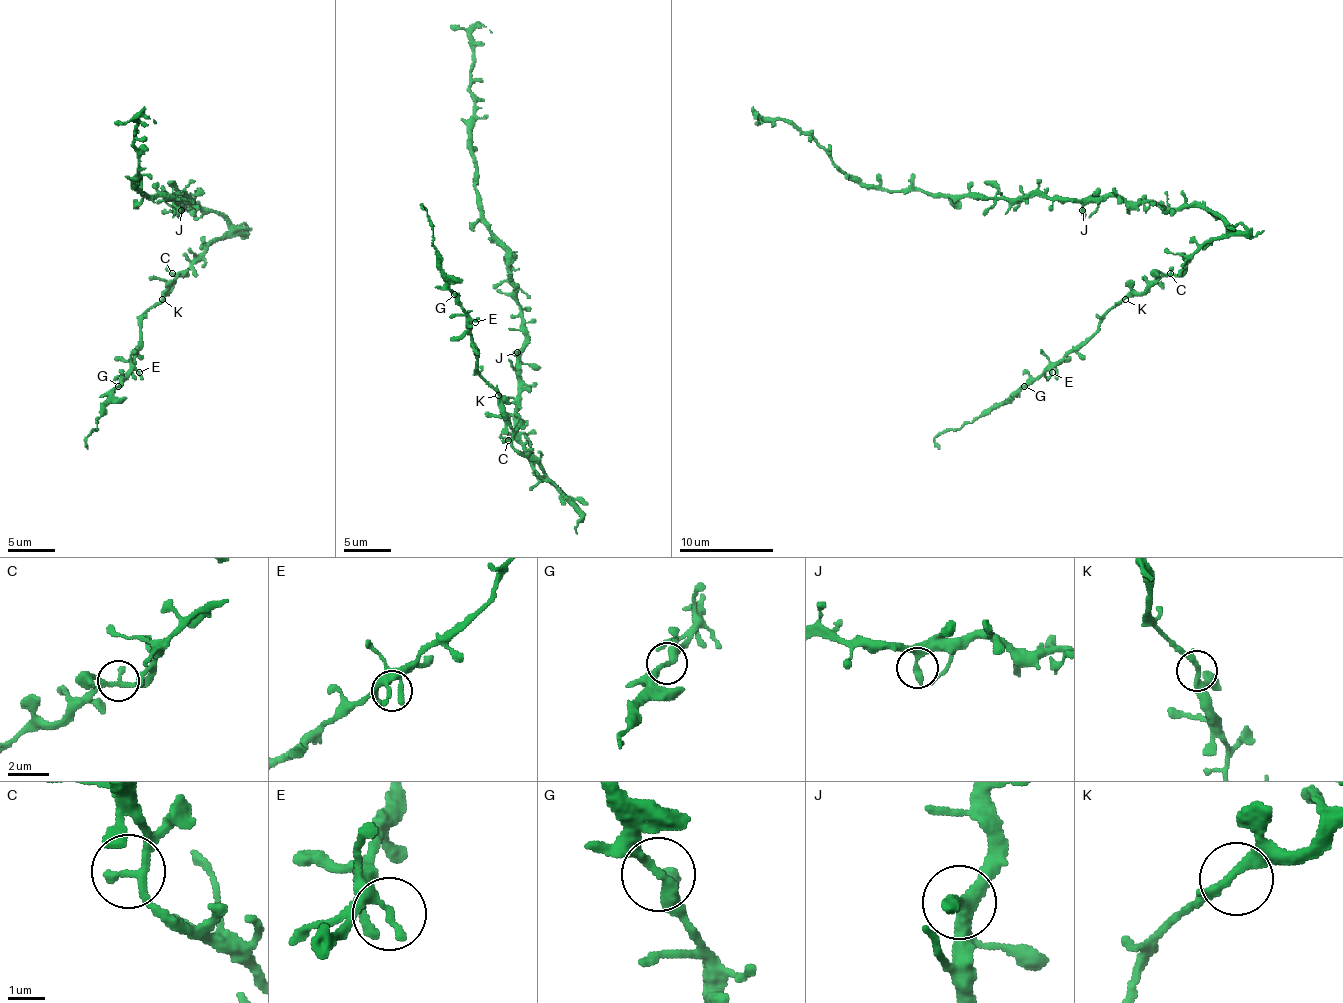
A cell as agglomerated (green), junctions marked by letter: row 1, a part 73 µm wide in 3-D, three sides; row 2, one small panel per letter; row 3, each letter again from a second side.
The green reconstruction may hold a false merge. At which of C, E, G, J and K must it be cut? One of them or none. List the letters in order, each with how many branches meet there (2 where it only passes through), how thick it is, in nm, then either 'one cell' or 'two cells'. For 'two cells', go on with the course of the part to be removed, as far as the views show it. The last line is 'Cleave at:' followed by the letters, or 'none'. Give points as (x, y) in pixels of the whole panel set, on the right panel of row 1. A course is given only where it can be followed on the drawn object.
C: 2 branches meet; 240 nm thick; one cell
E: 2 branches meet; 260 nm thick; one cell
G: 2 branches meet; 300 nm thick; one cell
J: 2 branches meet; 320 nm thick; one cell
K: 2 branches meet; 260 nm thick; one cell
Cleave at: none

